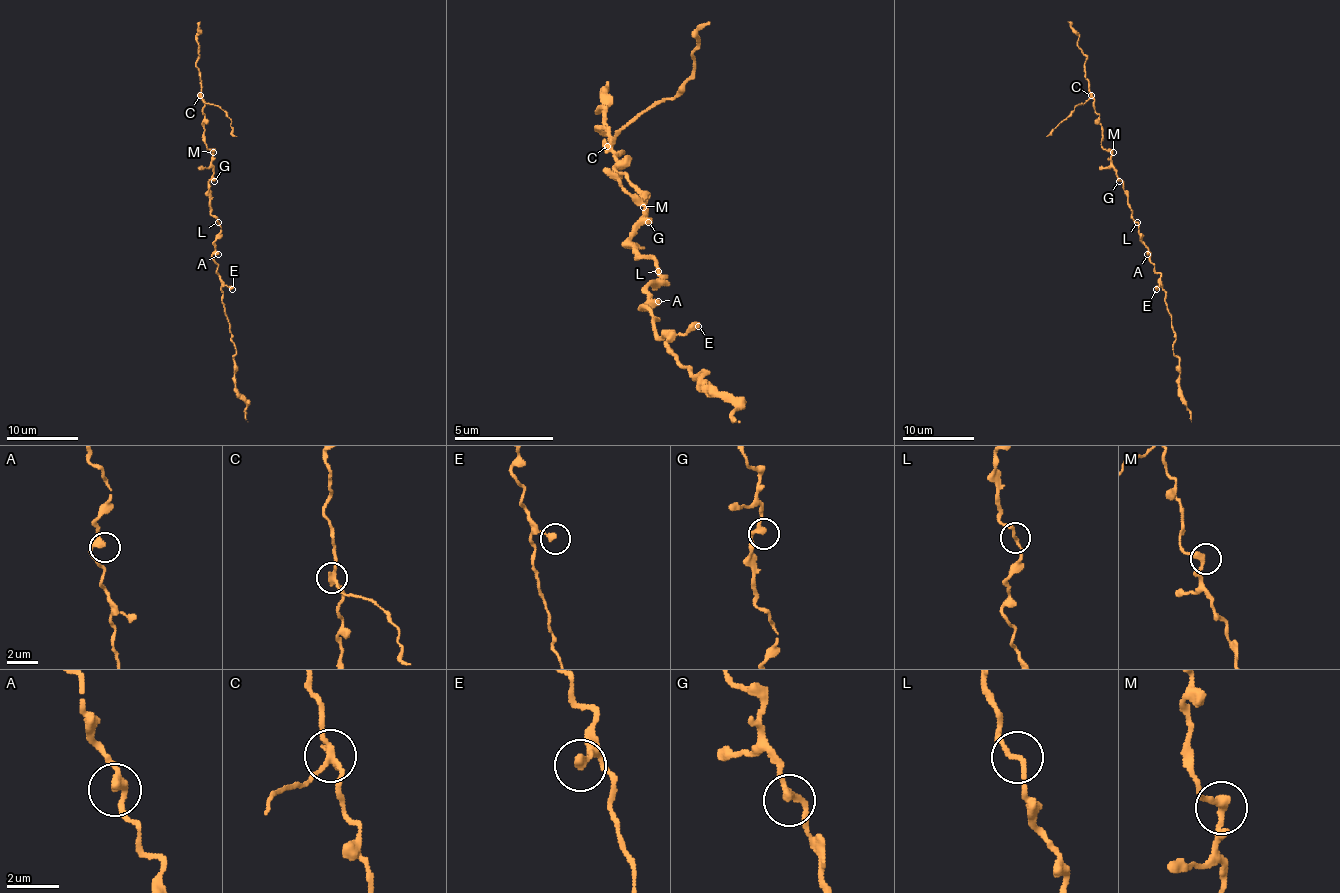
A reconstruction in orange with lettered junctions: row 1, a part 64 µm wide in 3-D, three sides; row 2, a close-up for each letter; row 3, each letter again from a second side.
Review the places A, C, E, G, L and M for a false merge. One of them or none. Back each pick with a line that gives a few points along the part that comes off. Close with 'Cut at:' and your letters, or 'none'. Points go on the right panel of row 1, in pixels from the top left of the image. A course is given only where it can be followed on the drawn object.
C: foreign part runs (1091, 96), (1077, 105), (1046, 135)
Cut at: C

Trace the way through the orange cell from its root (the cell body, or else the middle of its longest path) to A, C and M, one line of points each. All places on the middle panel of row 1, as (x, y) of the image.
A: (658, 266), (663, 276), (648, 291), (648, 296), (658, 301)
C: (658, 266), (638, 256), (633, 226), (643, 217), (643, 197), (623, 172), (618, 177), (618, 152), (608, 147)
M: (658, 266), (648, 256), (638, 256), (633, 236), (633, 226), (643, 217), (638, 202), (643, 207)

